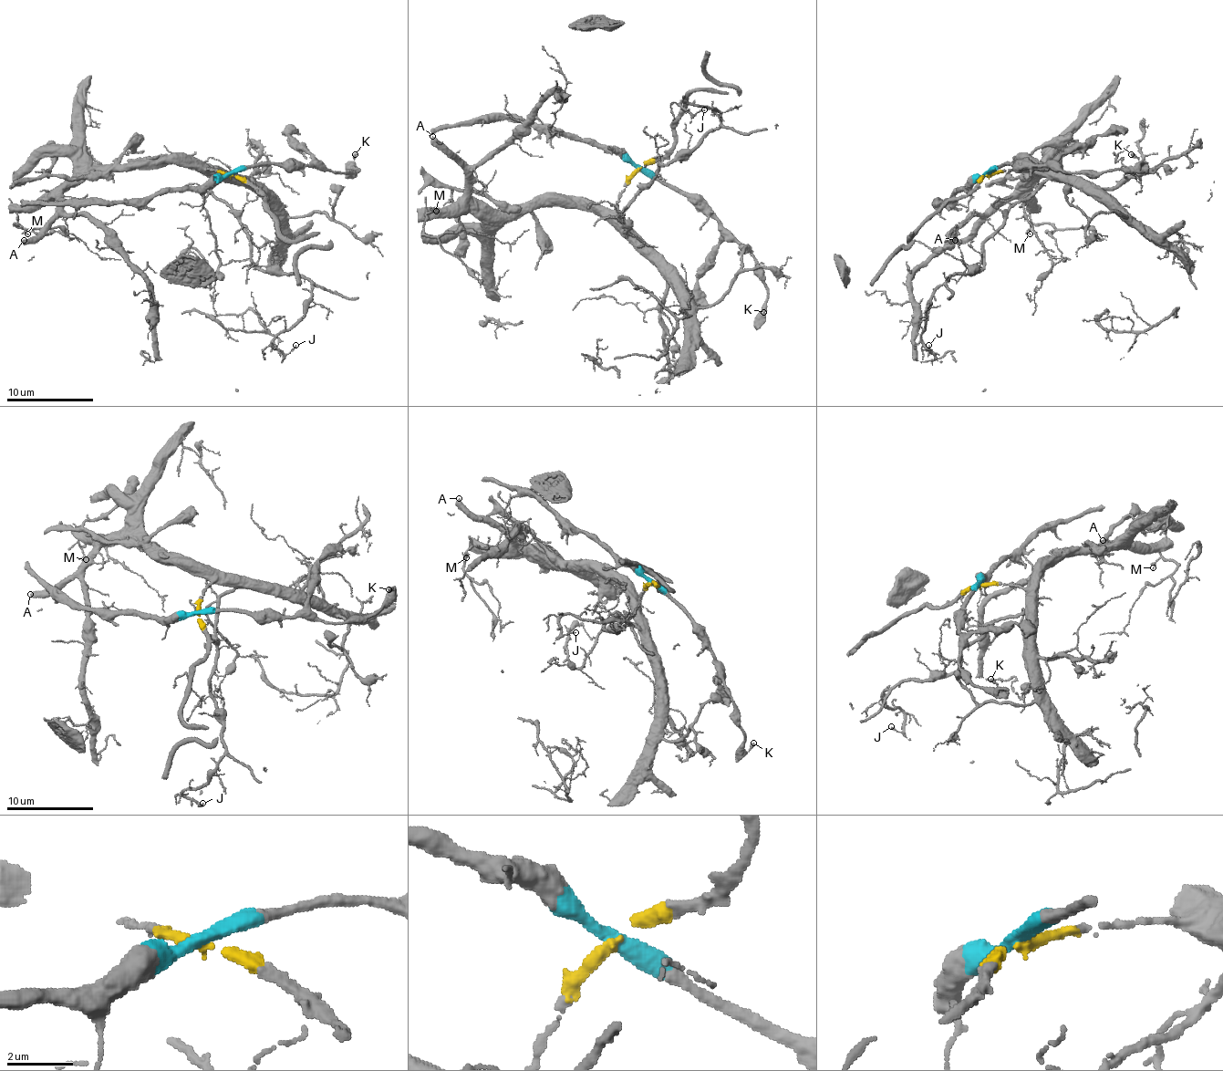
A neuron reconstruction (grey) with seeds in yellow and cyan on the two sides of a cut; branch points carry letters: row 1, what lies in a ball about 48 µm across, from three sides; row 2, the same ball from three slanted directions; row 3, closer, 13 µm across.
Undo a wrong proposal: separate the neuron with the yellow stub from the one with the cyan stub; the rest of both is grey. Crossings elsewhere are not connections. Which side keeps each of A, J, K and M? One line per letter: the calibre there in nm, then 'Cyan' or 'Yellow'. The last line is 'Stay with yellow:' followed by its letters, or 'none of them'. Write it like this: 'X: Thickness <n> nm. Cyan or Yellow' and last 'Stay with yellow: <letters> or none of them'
A: Thickness 440 nm. Yellow
J: Thickness 90 nm. Yellow
K: Thickness 240 nm. Cyan
M: Thickness 150 nm. Yellow
Stay with yellow: A, J, M

